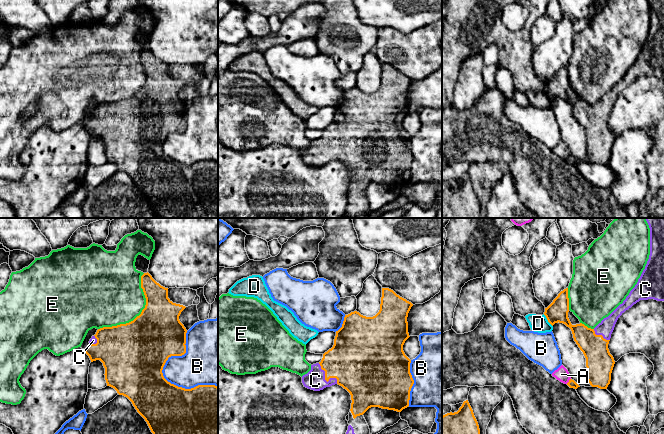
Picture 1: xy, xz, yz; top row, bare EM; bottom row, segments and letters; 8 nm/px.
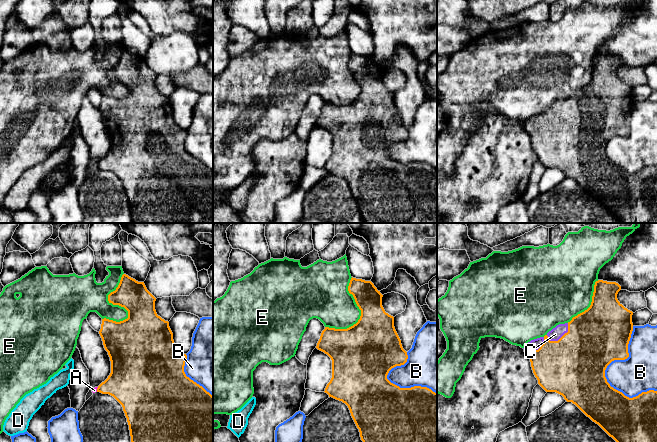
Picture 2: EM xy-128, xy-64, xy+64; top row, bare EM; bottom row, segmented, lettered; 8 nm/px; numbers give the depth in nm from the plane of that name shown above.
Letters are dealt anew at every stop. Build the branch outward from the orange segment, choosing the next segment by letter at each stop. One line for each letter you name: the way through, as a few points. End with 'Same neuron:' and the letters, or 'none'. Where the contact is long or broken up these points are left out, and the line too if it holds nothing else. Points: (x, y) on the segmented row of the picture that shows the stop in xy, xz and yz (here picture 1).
Same neuron: C

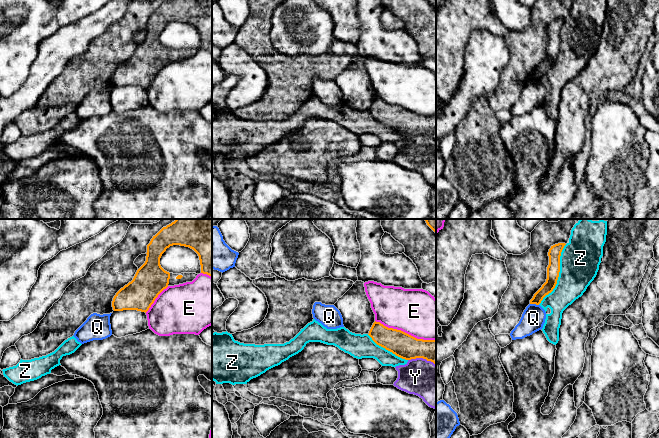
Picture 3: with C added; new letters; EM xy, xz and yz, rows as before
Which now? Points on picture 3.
Same neuron: none

